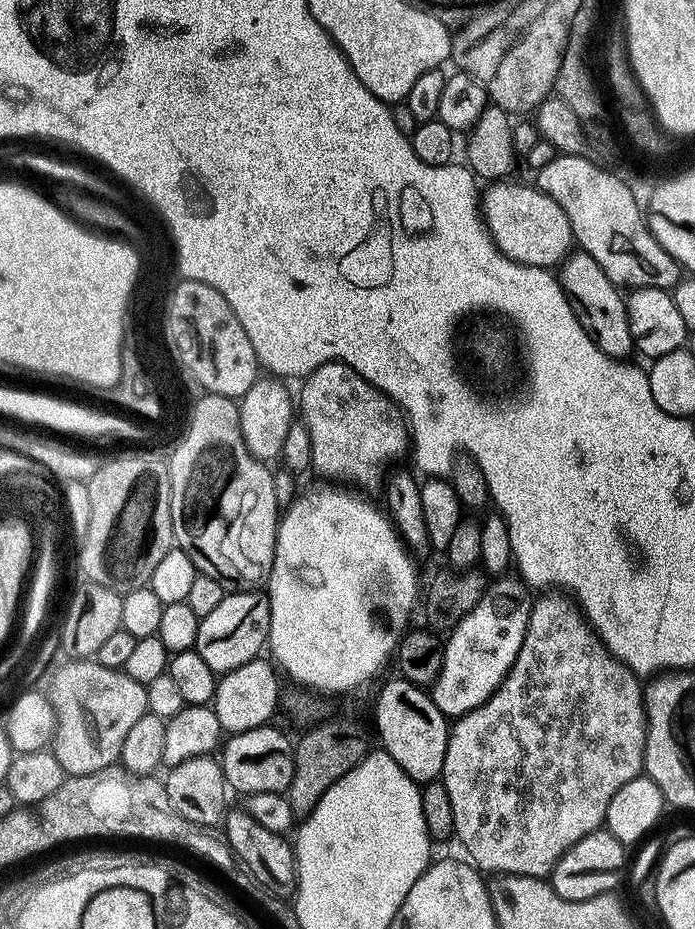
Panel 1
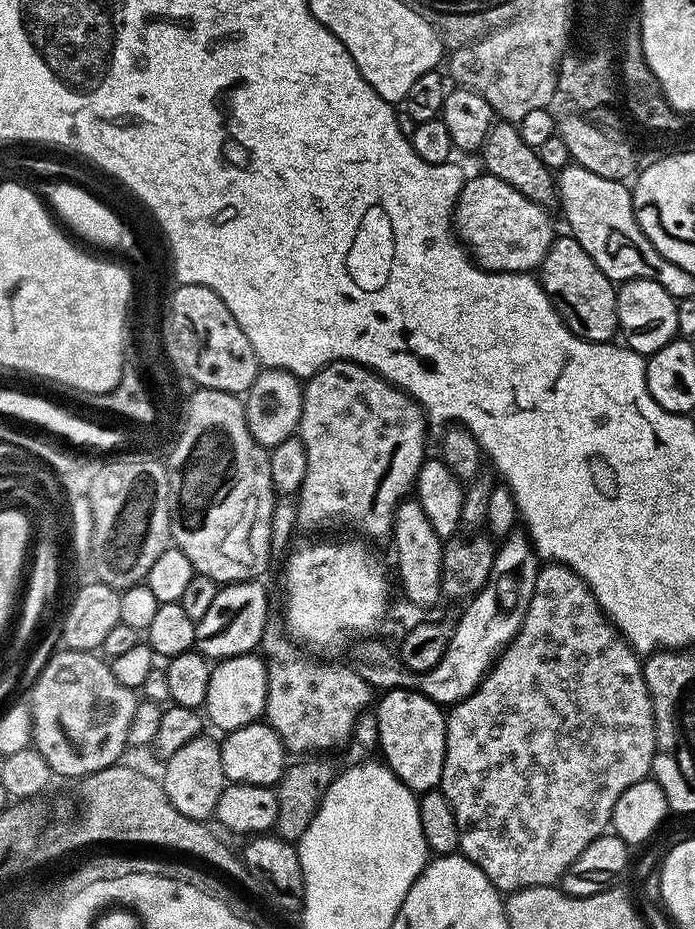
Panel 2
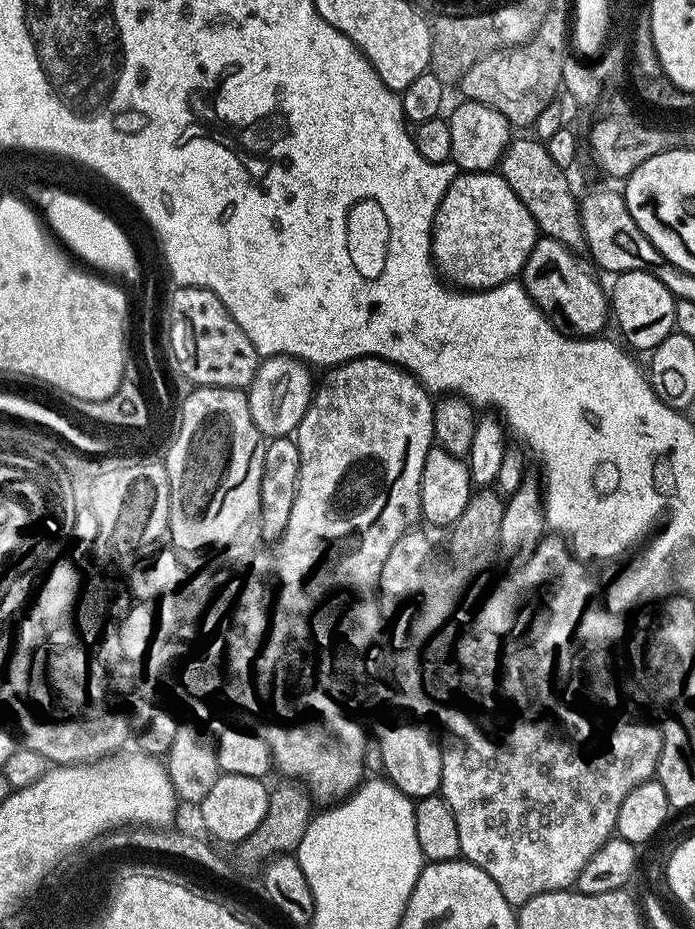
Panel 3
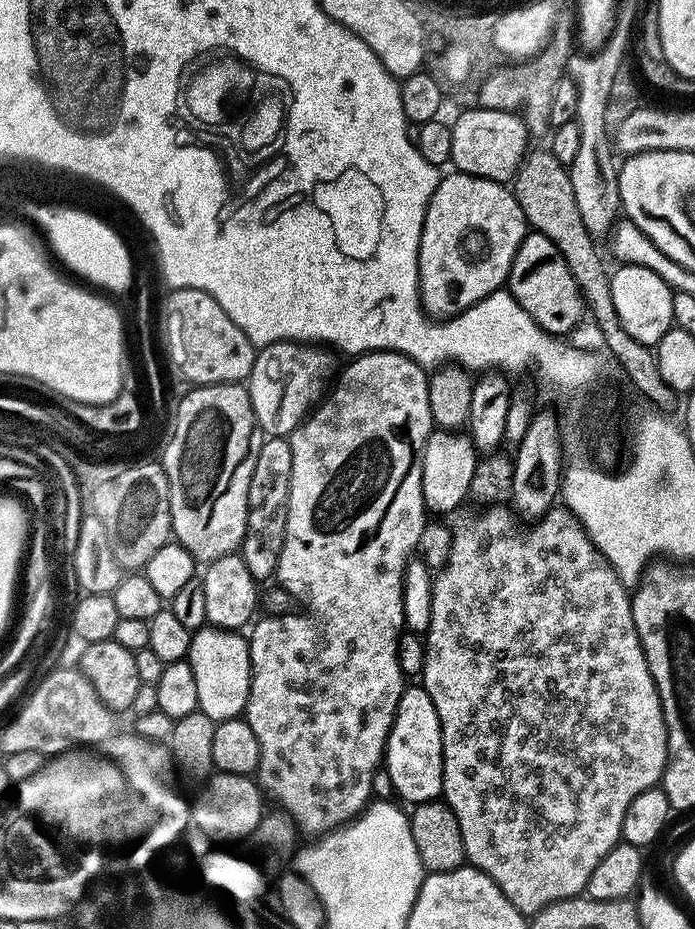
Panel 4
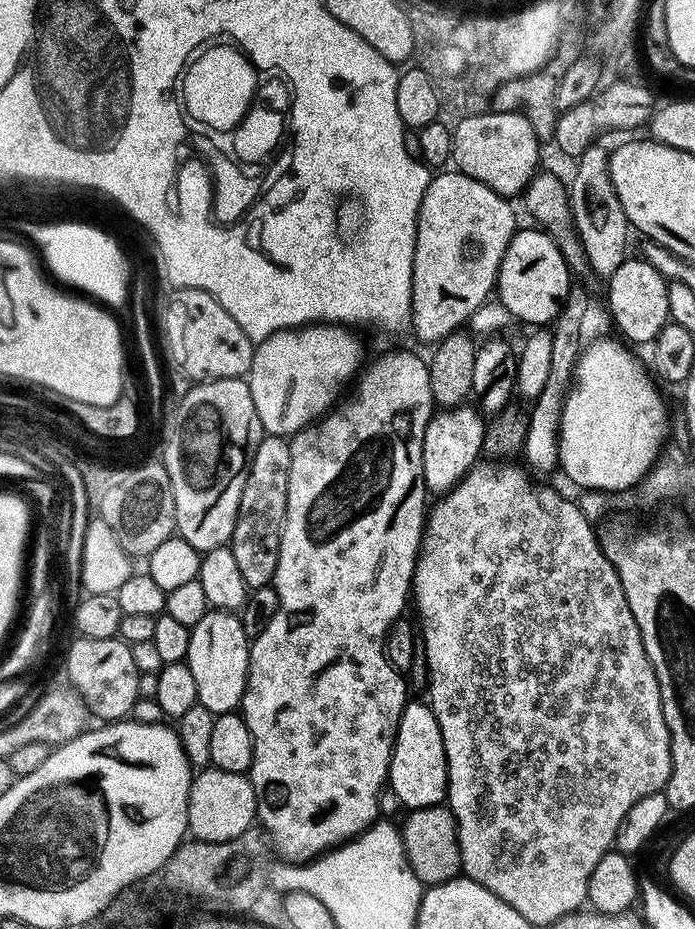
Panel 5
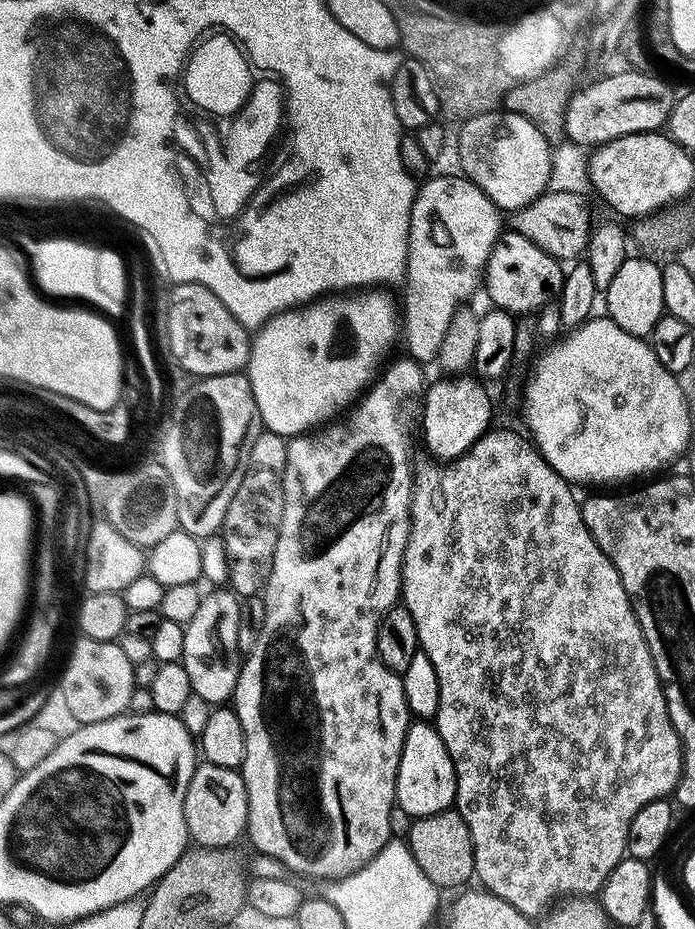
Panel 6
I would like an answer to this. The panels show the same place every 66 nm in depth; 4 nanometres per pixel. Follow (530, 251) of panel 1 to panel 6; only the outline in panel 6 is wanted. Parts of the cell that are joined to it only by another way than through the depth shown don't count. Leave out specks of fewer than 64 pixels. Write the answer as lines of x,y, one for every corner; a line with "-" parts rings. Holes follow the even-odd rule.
463,174
457,176
432,176
421,183
410,210
408,227
408,261
404,267
404,304
402,300
402,344
408,347
407,355
421,365
435,361
442,338
449,329
455,312
467,305
471,296
481,291
484,282
484,267
492,253
492,247
501,239
501,209
497,208
474,181

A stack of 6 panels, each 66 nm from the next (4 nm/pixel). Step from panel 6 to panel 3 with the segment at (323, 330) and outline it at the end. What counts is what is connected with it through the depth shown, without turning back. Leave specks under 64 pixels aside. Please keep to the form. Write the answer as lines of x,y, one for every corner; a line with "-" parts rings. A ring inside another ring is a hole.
270,356
261,359
254,374
254,382
246,390
250,414
261,437
292,436
295,433
312,401
314,383
312,384
312,376
308,372
311,372
309,365
293,356

